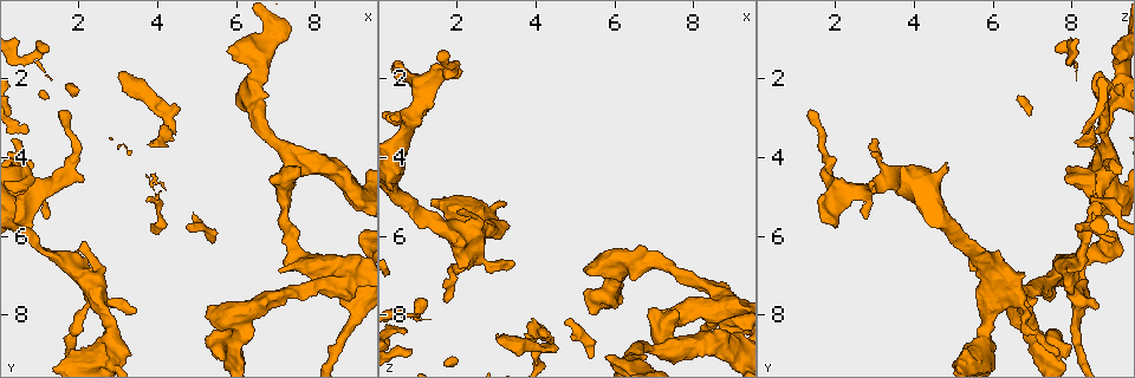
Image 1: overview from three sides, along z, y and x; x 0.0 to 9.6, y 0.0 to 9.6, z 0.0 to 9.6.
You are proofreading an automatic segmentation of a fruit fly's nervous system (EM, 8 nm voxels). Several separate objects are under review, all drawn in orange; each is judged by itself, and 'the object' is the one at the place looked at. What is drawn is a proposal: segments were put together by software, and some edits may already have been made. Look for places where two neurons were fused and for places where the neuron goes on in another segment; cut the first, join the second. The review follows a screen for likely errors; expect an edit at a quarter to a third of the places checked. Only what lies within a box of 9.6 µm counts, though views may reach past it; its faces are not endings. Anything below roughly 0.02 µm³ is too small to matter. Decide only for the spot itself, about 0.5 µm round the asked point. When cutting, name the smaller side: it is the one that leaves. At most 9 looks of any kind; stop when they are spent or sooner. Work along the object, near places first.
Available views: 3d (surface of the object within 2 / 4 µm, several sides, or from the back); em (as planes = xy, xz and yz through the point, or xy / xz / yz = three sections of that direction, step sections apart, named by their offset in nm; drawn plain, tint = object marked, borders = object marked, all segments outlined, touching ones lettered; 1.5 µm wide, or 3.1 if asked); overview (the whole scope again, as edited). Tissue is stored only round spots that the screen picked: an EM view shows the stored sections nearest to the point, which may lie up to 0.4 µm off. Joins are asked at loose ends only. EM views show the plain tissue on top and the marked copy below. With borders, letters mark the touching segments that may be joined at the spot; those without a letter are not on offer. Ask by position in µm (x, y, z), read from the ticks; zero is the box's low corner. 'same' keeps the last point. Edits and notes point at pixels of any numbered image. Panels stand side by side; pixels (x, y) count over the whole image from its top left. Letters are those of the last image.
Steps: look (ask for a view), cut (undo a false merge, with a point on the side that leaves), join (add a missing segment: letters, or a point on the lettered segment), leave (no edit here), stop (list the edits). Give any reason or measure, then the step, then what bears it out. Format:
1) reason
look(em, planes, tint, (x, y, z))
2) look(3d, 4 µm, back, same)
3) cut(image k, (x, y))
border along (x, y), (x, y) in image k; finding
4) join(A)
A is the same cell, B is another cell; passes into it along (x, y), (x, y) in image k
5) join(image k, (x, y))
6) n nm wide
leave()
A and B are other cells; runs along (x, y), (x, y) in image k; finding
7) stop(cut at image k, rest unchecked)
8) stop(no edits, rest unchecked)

branch stops here
look(em, xy, step 4, borders, (5.75, 1.20, 9.15))

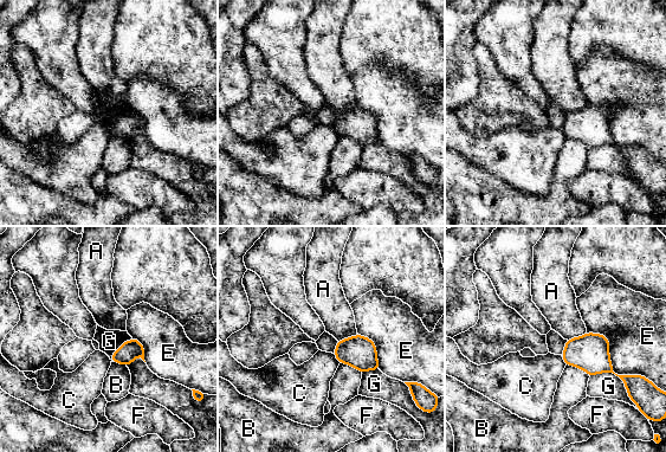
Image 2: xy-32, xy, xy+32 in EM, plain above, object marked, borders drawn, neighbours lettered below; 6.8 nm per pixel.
leave()
A, B, C, E, F and G are other cells; border along (357, 334), (337, 341) in image 2; none of them fits

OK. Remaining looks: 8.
free end
look(em, xy, step 8, borders, (3.45, 7.95, 6.75))

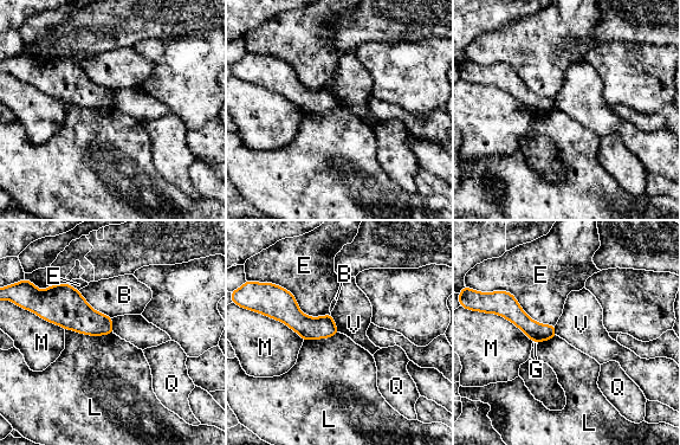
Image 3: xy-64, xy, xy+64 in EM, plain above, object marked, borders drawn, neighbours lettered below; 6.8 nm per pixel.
110 nm wide
leave()
B, E, G, L, M, Q and V are other cells; runs along (506, 298), (535, 331), (552, 333) in image 3; no lettered segment goes on from it

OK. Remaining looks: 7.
free end
look(em, planes, borders, (1.80, 9.05, 7.70))

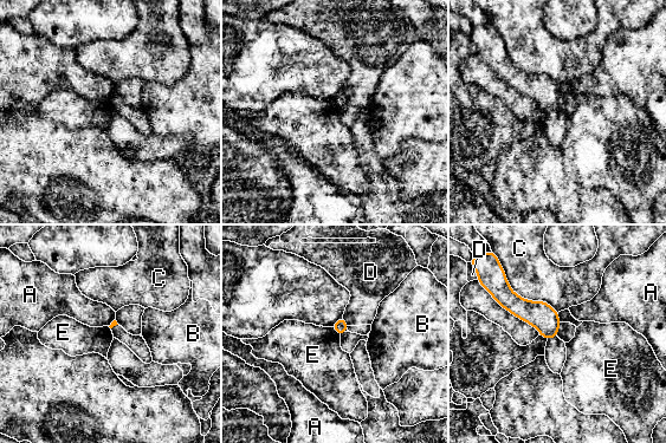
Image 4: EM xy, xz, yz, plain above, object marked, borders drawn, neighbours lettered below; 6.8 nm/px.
leave()
A, B, C, D and E are other cells; border along (331, 326), (340, 334) in image 4; no lettered segment goes on from it

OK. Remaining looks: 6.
an open end
look(em, xz, step 8, tint, (1.60, 2.80, 1.35))

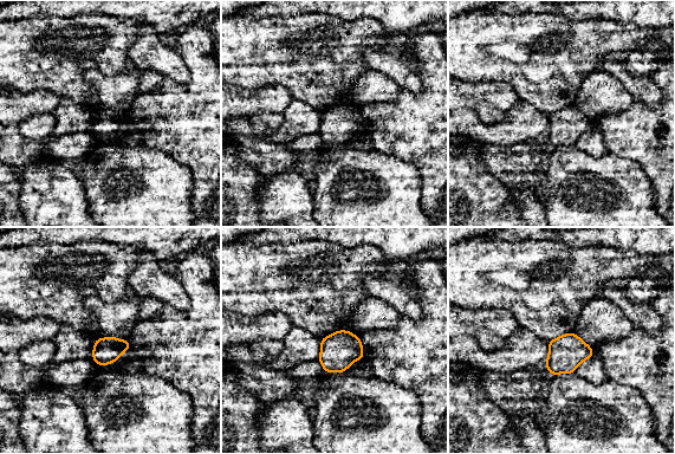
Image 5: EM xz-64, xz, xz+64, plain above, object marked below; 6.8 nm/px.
look(em, planes, tint, same)

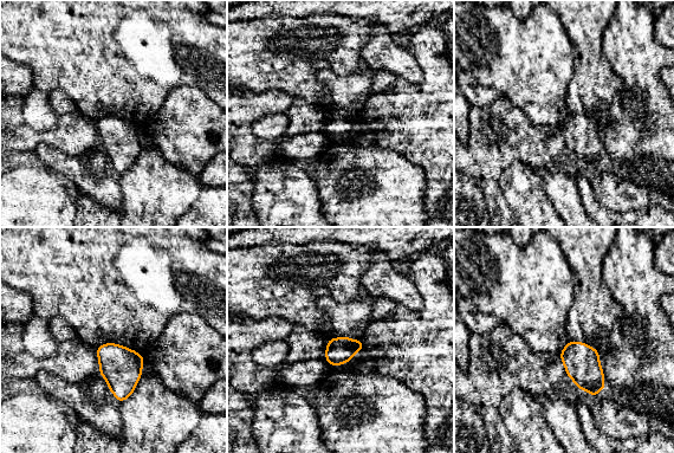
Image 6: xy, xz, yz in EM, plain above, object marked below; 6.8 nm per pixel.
see the neighbours
look(em, planes, borders, same)

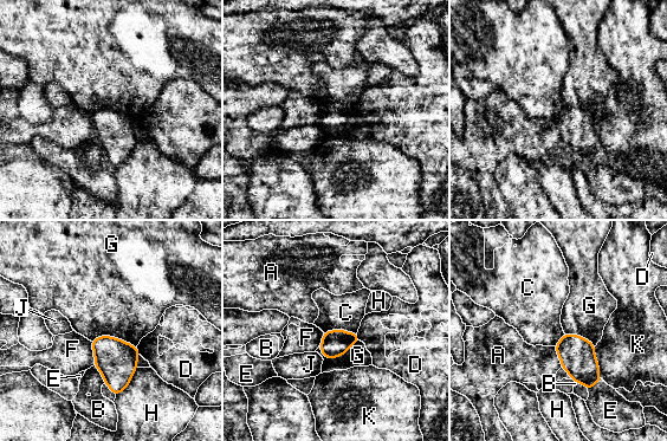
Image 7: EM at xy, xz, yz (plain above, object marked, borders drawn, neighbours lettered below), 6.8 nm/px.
leave()
A, B, C, D, E, F, G, H, J and K are other cells; no lettered segment goes on from it

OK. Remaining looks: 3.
stop(no edits, rest unchecked)

